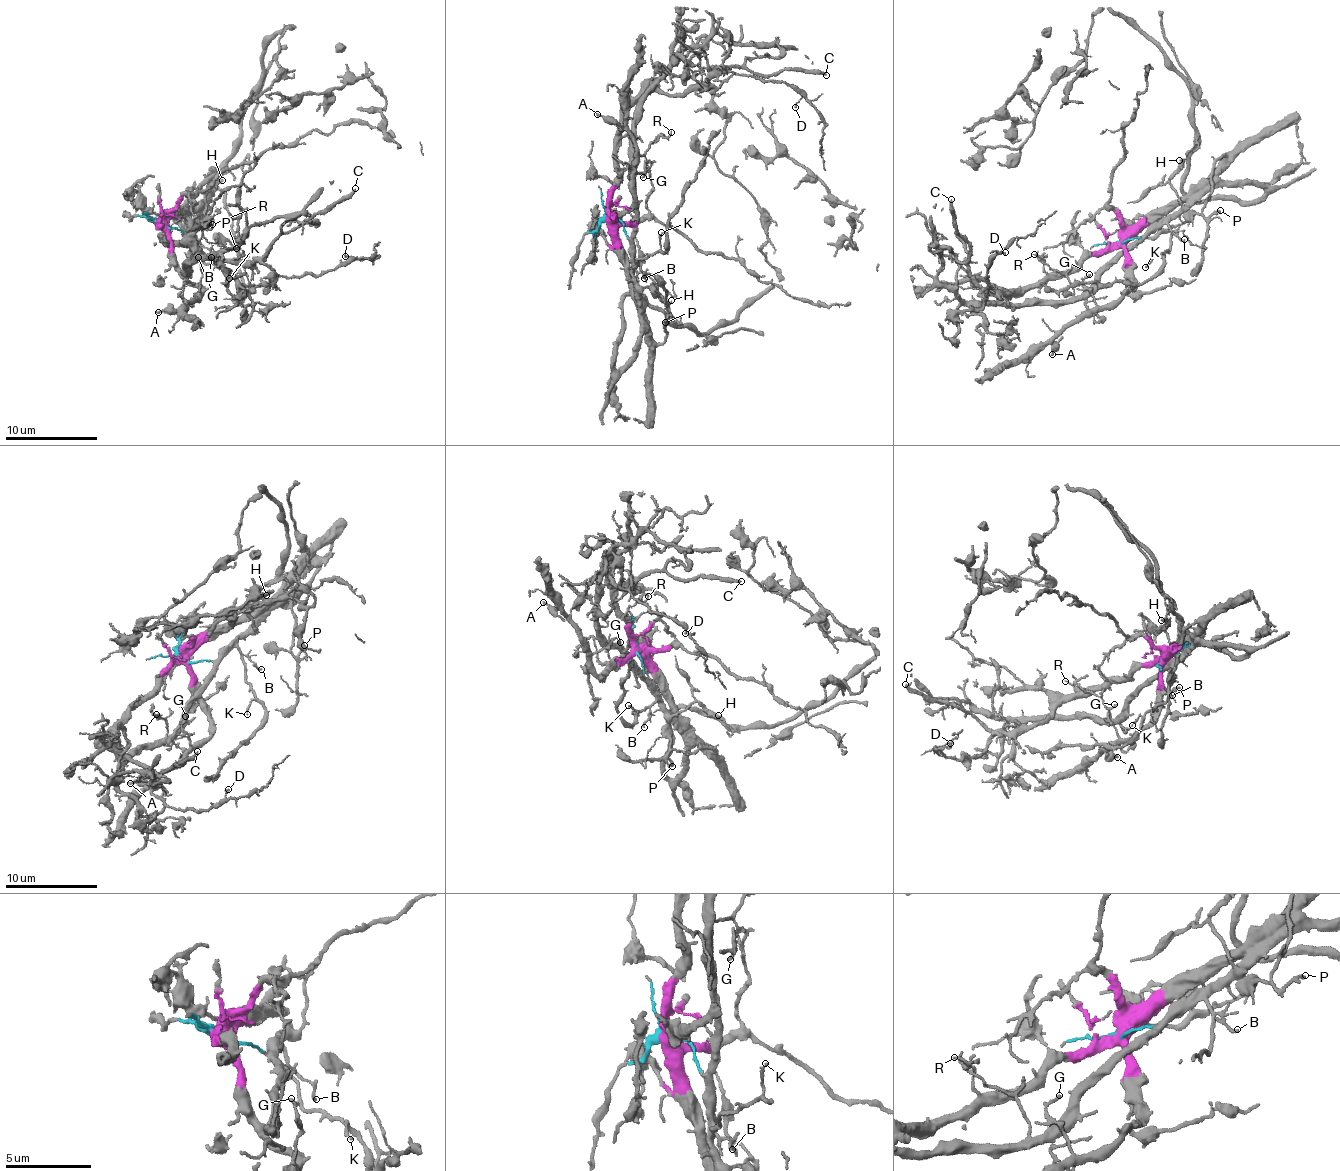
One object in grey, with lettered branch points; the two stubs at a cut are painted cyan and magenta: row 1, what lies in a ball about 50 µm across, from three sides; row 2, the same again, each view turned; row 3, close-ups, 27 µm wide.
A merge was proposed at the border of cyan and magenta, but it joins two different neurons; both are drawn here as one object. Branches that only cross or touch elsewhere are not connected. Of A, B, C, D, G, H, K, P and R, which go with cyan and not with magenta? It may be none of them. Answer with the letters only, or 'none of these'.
B, H, K, R

